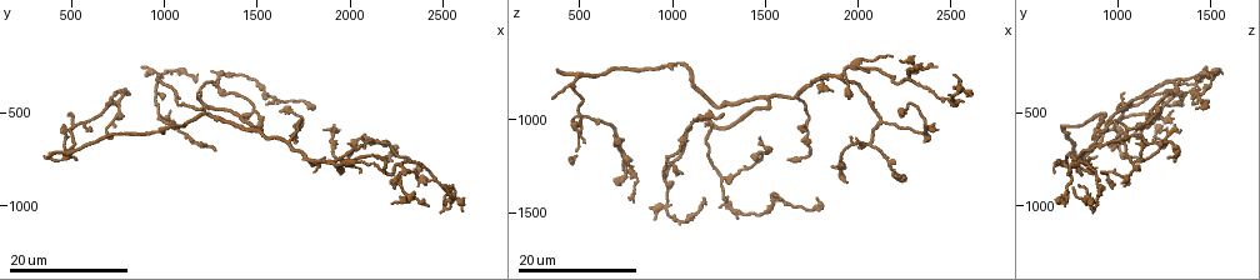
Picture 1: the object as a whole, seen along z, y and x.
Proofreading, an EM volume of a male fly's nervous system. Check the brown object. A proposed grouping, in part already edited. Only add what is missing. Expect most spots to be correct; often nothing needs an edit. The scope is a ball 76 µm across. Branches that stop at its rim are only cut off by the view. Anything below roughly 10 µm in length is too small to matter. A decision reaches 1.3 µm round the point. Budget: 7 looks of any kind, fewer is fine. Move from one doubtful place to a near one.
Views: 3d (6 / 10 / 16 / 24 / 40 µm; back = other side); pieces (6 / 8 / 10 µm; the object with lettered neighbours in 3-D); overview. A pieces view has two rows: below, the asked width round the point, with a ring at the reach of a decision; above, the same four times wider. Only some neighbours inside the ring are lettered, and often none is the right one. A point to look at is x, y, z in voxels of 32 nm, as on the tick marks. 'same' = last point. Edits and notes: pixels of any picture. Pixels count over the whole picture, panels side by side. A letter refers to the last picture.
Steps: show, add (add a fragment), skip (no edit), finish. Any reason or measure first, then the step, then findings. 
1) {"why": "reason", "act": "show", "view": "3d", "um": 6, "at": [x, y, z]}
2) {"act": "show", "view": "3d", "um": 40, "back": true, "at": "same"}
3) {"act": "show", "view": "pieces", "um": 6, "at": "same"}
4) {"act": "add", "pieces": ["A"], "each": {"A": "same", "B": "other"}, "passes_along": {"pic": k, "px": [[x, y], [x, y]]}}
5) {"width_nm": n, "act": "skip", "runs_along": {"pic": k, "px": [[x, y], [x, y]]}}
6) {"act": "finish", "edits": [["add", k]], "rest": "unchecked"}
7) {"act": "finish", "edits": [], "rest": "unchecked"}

{"why": "free end", "act": "show", "view": "3d", "um": 16, "at": [740, 580, 1100]}

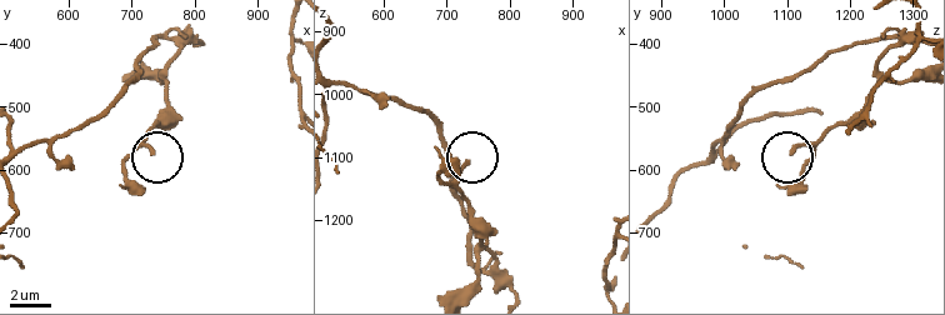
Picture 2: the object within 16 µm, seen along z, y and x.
{"act": "show", "view": "pieces", "um": 8, "at": [730, 570, 1110]}

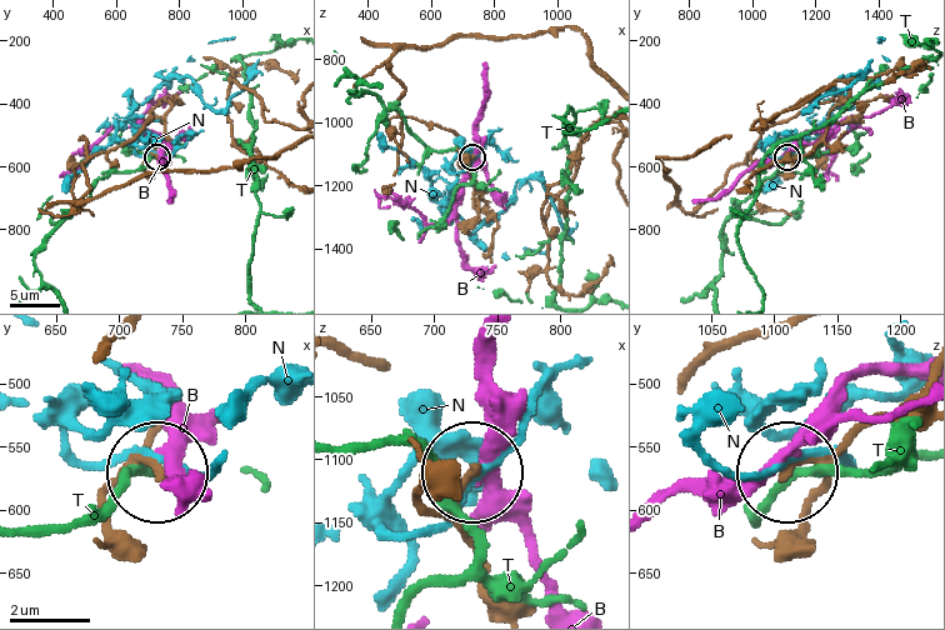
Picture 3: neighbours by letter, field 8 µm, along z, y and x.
{"width_nm": 190, "act": "skip", "each": {"B": "other", "N": "other", "T": "other"}, "runs_along": {"pic": 3, "px": [[918, 386], [828, 454], [790, 464]]}, "found": "none of them fits"}

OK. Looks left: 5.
{"why": "free end", "act": "show", "view": "3d", "um": 16, "at": [1280, 700, 960]}

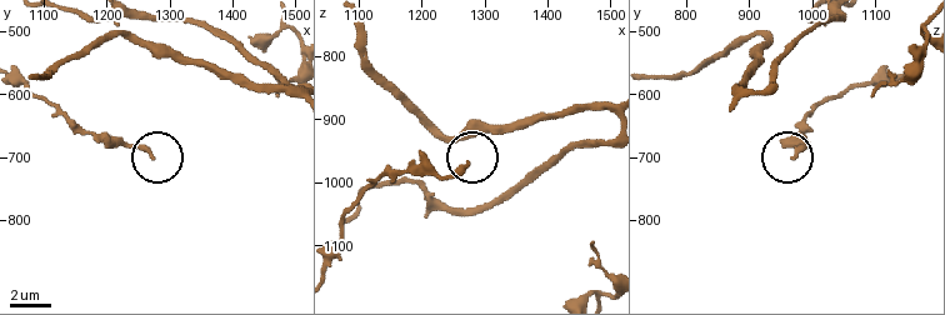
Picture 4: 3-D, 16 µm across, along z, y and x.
{"act": "show", "view": "pieces", "um": 6, "at": [1275, 700, 970]}

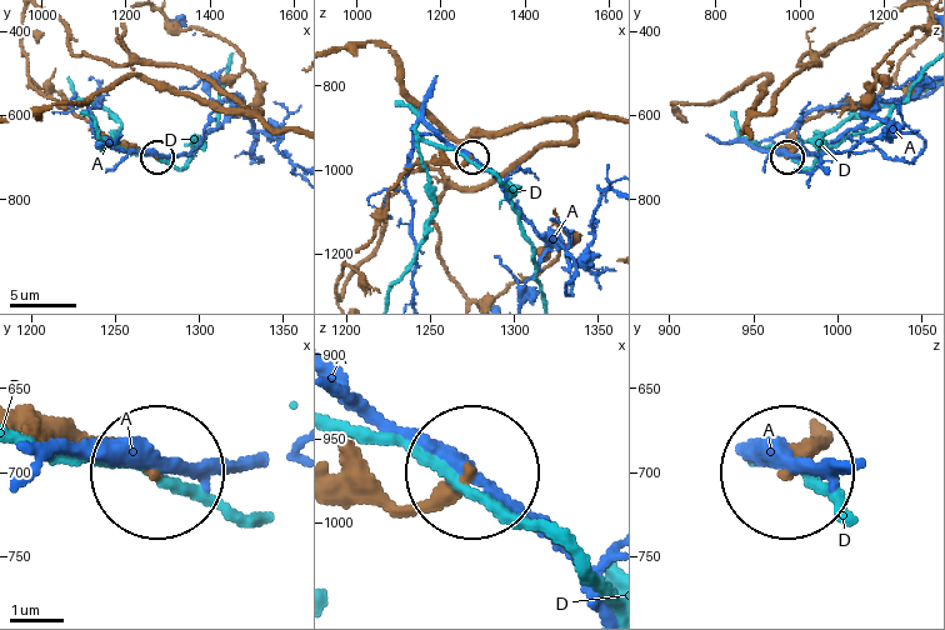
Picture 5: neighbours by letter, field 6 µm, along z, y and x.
{"act": "skip", "each": {"A": "other", "D": "other"}, "runs_along": {"pic": 5, "px": [[343, 493], [436, 505], [473, 483]]}, "found": "none of them fits"}

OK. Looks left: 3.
{"act": "show", "view": "3d", "um": 24, "at": [1160, 320, 1420]}

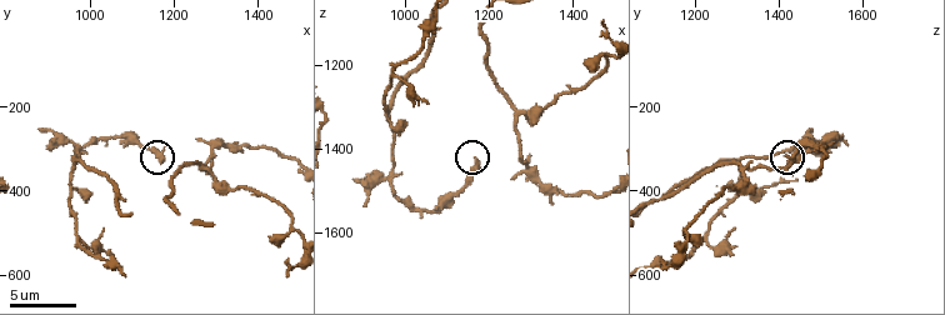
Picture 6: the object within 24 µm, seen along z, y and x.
{"act": "show", "view": "pieces", "um": 6, "at": [1170, 325, 1425]}

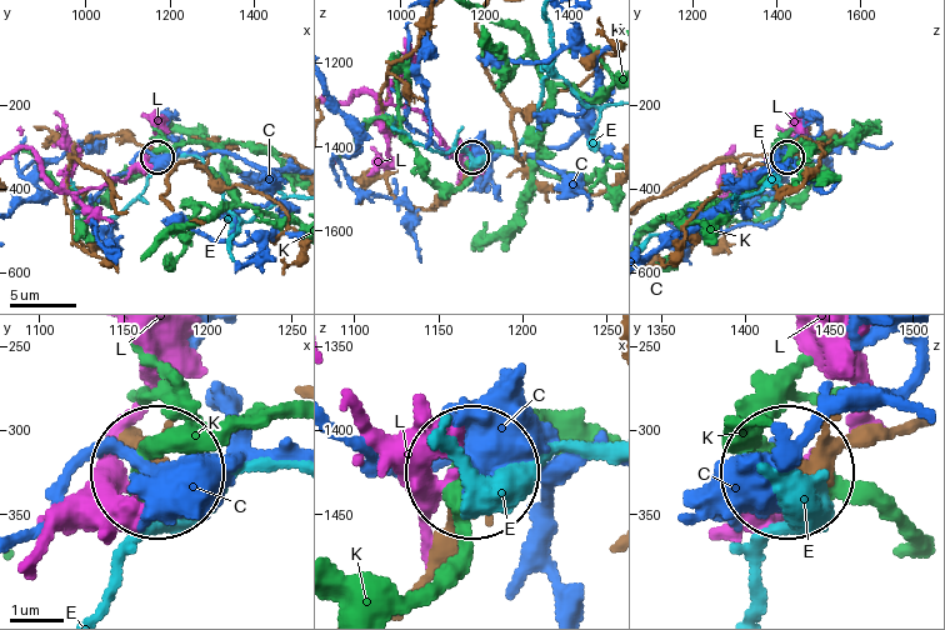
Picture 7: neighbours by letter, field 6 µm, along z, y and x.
{"width_nm": 380, "act": "skip", "each": {"C": "other", "E": "other", "K": "other", "L": "other"}, "found": "none of them fits"}

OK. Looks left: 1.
{"why": "free end", "act": "show", "view": "pieces", "um": 6, "at": [1000, 410, 1335]}

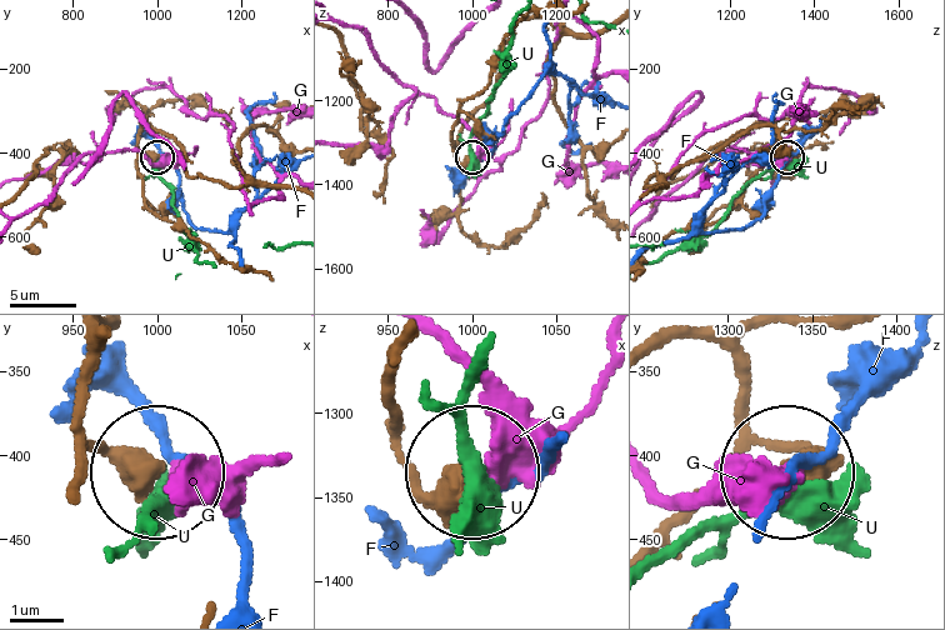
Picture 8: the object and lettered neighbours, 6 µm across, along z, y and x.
{"act": "skip", "each": {"F": "other", "G": "other", "U": "other"}, "runs_along": {"pic": 8, "px": [[100, 344], [86, 439], [149, 461]]}, "found": "none of them fits"}

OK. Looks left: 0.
{"act": "finish", "edits": [], "rest": "unchecked"}

